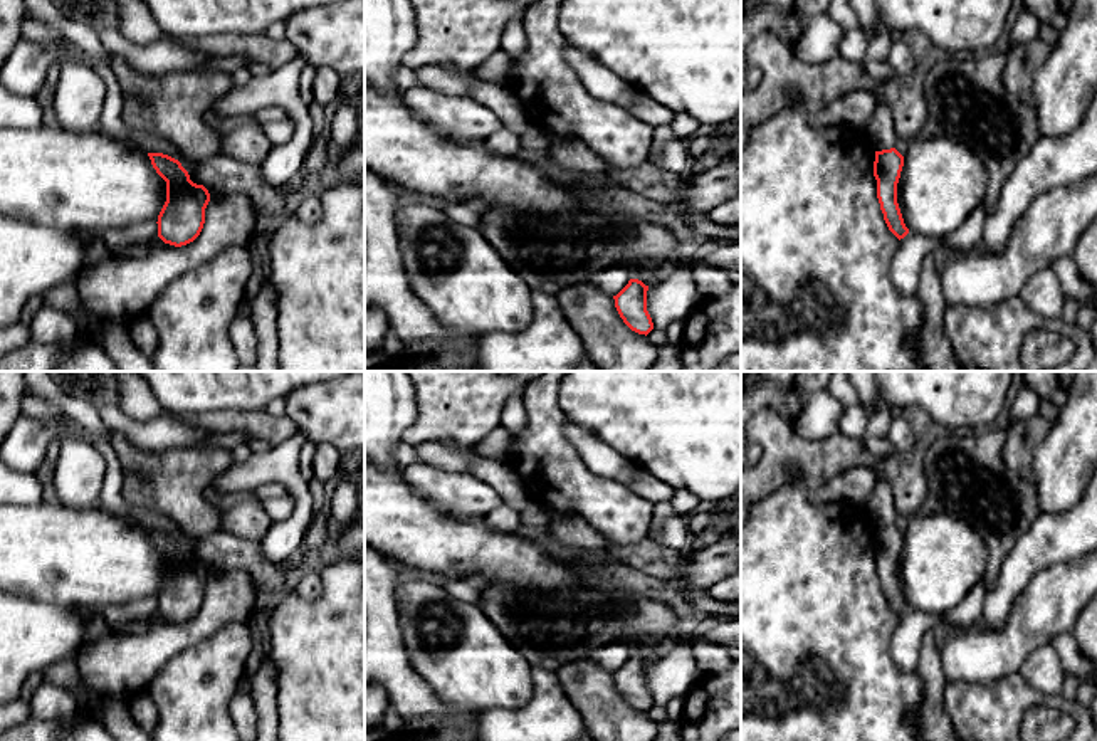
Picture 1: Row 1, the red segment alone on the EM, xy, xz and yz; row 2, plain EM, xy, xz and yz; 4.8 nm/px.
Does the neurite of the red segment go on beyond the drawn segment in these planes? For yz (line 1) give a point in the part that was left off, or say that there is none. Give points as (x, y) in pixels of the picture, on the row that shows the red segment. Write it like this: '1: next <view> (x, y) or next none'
1: next none

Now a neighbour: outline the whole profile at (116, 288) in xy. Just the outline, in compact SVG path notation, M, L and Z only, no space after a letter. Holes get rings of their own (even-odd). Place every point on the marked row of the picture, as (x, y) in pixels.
M210 197L200 235L181 247L165 244L138 259L109 259L87 265L77 292L82 306L102 321L131 321L178 276L212 260L228 247L249 247L255 212L247 197Z

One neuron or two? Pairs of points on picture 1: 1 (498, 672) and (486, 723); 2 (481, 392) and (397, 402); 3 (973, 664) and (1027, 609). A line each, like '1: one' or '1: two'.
1: two
2: two
3: one

